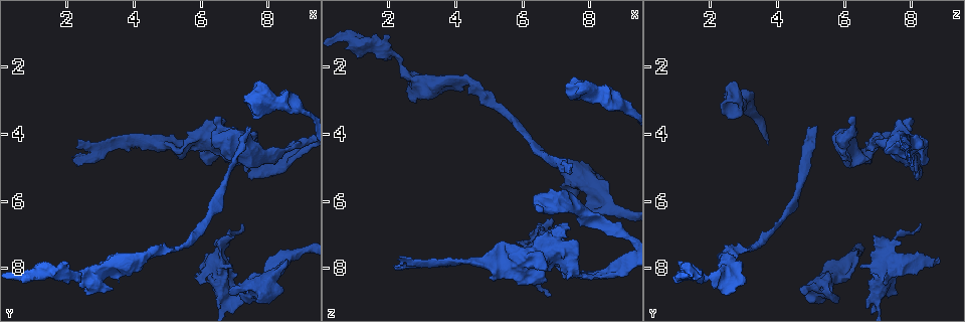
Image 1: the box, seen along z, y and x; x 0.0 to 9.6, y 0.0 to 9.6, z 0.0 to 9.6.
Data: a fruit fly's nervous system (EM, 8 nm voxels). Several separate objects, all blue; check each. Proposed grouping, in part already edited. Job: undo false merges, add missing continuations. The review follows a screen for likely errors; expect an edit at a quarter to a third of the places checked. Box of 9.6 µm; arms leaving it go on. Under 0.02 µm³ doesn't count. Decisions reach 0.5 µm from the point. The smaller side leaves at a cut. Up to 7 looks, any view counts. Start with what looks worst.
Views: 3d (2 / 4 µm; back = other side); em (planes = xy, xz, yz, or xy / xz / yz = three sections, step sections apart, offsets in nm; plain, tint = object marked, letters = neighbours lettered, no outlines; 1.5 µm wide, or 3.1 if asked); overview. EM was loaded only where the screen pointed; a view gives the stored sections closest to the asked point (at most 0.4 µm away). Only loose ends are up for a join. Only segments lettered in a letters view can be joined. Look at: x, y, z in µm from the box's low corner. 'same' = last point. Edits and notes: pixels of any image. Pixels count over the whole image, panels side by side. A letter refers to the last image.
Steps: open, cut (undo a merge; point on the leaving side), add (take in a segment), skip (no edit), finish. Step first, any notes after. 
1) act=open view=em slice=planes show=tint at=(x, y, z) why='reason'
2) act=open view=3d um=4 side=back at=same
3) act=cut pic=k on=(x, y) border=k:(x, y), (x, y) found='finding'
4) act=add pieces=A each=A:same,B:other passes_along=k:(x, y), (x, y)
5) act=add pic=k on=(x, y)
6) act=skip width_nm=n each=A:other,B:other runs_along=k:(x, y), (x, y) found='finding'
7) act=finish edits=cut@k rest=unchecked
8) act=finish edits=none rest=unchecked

act=open view=3d um=4 at=(6.90, 8.70, 4.70) why='branch stops here'

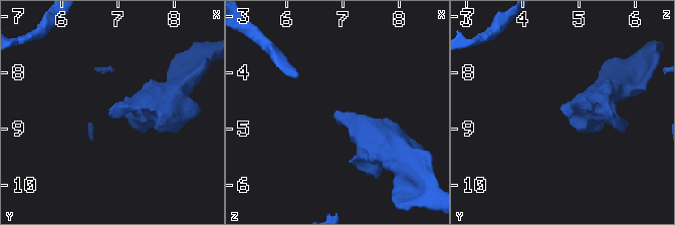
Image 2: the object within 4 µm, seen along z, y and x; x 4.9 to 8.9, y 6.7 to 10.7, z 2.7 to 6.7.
act=open view=em slice=planes show=letters at=(6.80, 8.75, 4.70) why='shape alone is not enough'

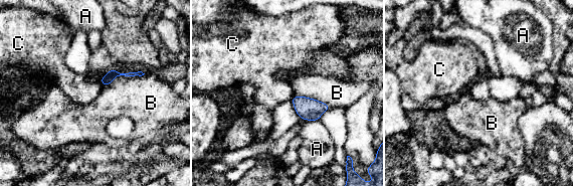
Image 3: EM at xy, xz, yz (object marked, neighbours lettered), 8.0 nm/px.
act=skip longest_contact=B:360nm each=A:other,B:other,C:other found='none of them fits'

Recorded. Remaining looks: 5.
act=open view=em slice=yz step=4 show=letters at=(6.25, 4.90, 8.35) why='free end'

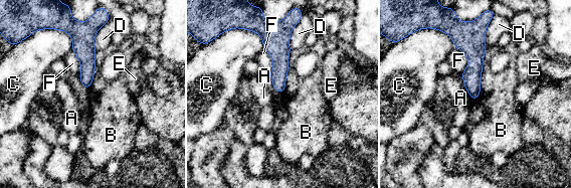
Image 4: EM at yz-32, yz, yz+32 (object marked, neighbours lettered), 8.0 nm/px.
act=skip each=A:other,B:other,C:other,D:other,E:other,F:other runs_along=4:(468, 35), (473, 46), (474, 97) found='no lettered segment goes on from it'

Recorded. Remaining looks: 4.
act=open view=em slice=xy step=4 show=tint at=(8.55, 7.75, 5.55) why='stops while still wide'

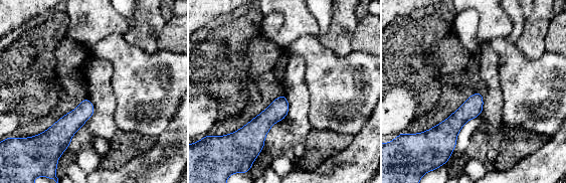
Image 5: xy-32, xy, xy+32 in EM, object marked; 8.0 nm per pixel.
act=open view=em slice=planes show=letters at=same why='cut it another way'

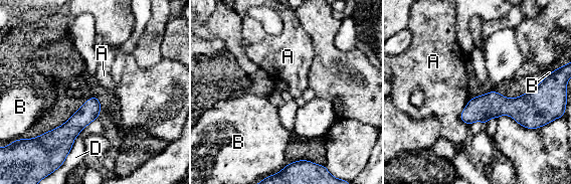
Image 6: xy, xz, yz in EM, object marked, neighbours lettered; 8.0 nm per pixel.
act=skip each=A:other,B:other,D:other runs_along=6:(540, 89), (523, 107), (462, 117) found='none of them fits'

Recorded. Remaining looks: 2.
act=finish edits=none rest=unchecked

